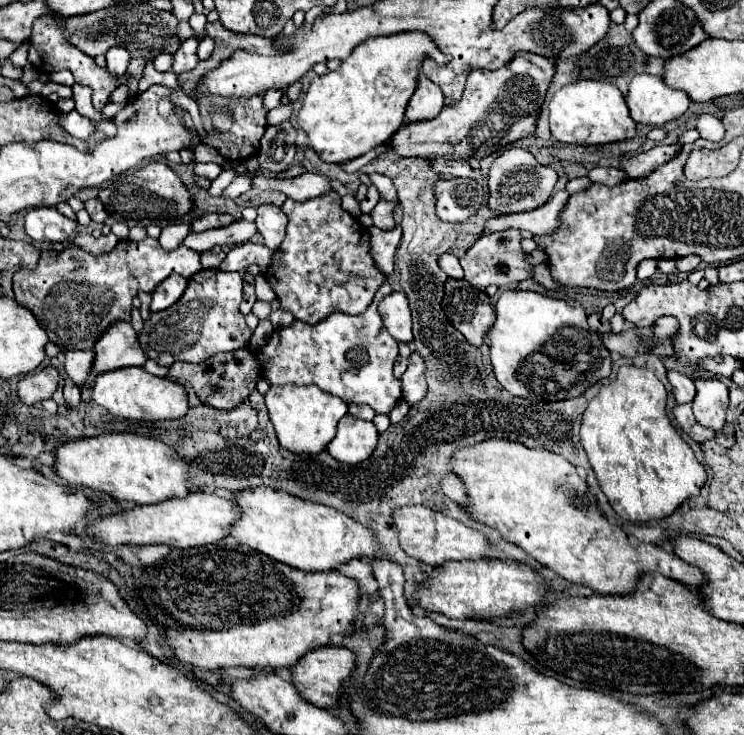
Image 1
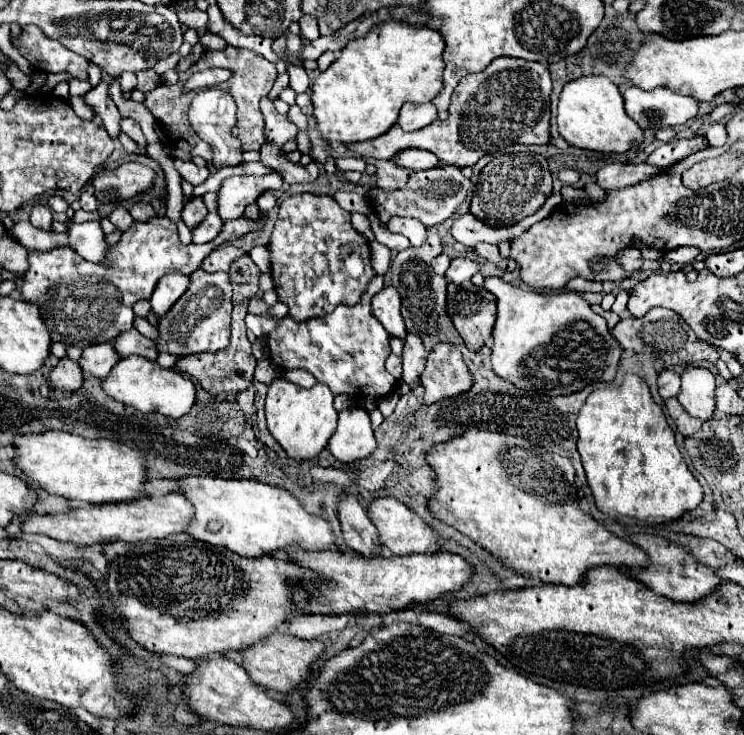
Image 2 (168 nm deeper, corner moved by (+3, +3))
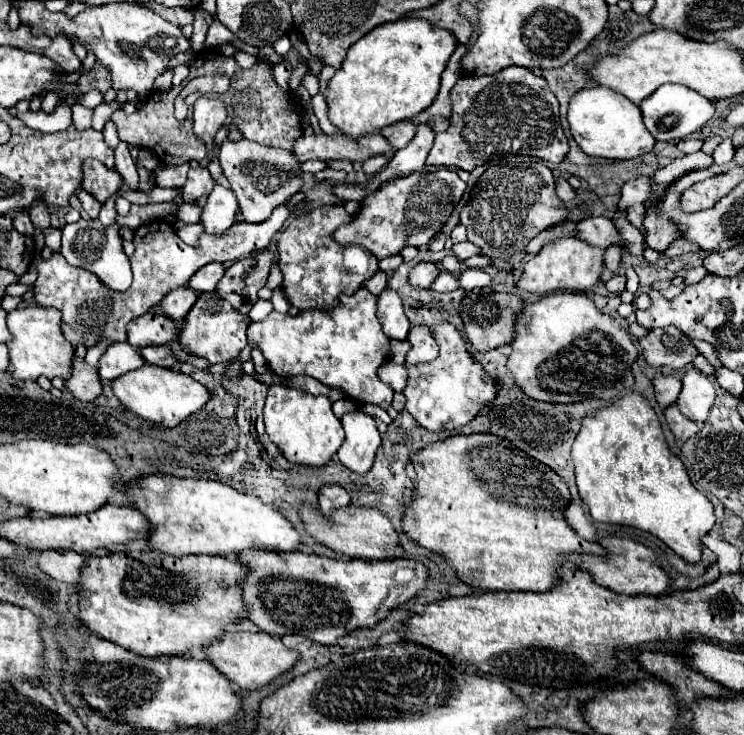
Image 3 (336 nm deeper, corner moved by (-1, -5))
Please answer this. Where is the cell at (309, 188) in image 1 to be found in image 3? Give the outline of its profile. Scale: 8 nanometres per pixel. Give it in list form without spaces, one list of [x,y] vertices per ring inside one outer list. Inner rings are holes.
[[[216,184],[202,212],[202,224],[206,232],[208,234],[226,232],[230,226],[236,224],[236,214],[238,214],[236,194],[230,188]]]

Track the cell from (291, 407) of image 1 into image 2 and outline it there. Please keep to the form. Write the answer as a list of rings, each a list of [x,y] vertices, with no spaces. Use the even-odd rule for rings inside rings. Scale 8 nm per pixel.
[[[276,378],[268,384],[268,394],[264,404],[268,430],[276,438],[276,442],[286,450],[286,454],[292,456],[294,460],[316,458],[336,430],[338,412],[334,410],[332,402],[334,402],[334,394],[324,384],[302,388],[284,378]]]

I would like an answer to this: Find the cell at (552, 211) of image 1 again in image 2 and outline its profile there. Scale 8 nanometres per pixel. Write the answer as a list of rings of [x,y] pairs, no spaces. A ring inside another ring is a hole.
[[[552,194],[548,200],[546,200],[546,204],[536,212],[536,214],[532,214],[532,216],[528,216],[528,218],[524,218],[522,222],[518,222],[516,226],[508,226],[508,228],[490,228],[490,226],[486,226],[484,222],[480,222],[480,220],[476,220],[472,214],[464,214],[464,216],[460,216],[454,224],[452,224],[452,236],[460,242],[460,244],[464,244],[464,246],[468,246],[468,248],[472,248],[474,244],[478,244],[478,242],[488,242],[488,244],[500,244],[500,242],[508,242],[508,240],[512,240],[512,238],[516,238],[516,236],[522,236],[524,232],[528,232],[528,228],[530,226],[534,226],[536,222],[540,222],[540,220],[544,220],[546,216],[550,216],[550,212],[556,208],[556,206],[560,206],[562,204],[562,196],[560,194]]]

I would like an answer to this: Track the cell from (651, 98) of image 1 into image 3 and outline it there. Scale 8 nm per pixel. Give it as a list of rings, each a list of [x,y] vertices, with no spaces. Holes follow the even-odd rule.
[[[664,84],[660,86],[654,94],[650,94],[646,100],[640,104],[642,110],[642,120],[646,130],[662,142],[674,142],[674,140],[684,140],[692,132],[700,130],[714,114],[714,102],[704,100],[698,92],[692,92],[690,88],[684,88],[680,84]]]

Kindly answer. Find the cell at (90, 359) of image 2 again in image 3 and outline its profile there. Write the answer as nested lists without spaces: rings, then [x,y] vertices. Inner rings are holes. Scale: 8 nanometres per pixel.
[[[128,342],[110,344],[98,362],[98,374],[100,374],[100,380],[112,382],[126,372],[136,370],[140,364],[144,364],[144,358]]]

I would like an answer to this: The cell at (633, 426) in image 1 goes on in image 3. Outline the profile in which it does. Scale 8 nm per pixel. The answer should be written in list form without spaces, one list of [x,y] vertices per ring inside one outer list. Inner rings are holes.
[[[630,392],[614,404],[602,406],[592,416],[586,416],[572,444],[572,460],[580,498],[590,508],[594,520],[646,530],[666,542],[676,554],[680,554],[688,562],[700,560],[700,538],[716,522],[712,504],[702,492],[692,486],[682,460],[670,452],[662,424],[642,394]]]

